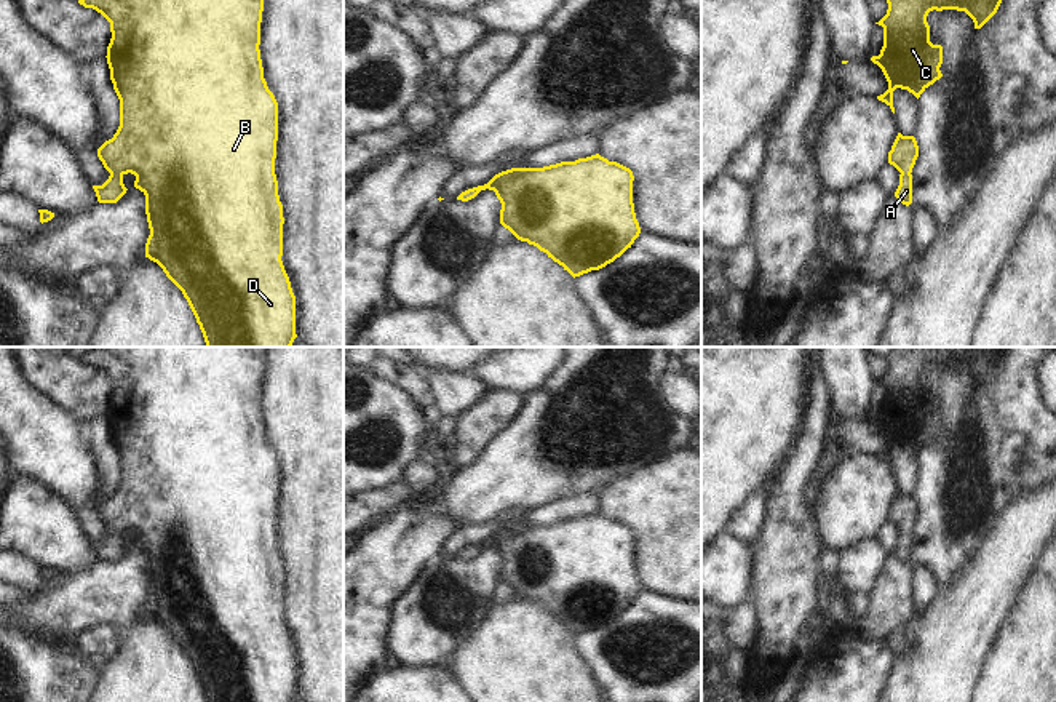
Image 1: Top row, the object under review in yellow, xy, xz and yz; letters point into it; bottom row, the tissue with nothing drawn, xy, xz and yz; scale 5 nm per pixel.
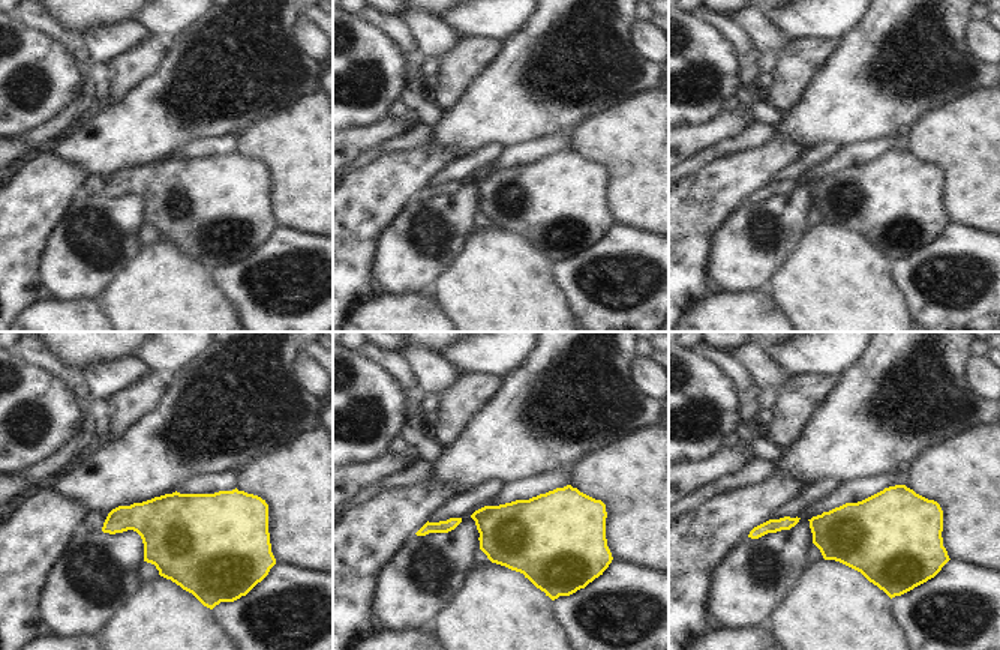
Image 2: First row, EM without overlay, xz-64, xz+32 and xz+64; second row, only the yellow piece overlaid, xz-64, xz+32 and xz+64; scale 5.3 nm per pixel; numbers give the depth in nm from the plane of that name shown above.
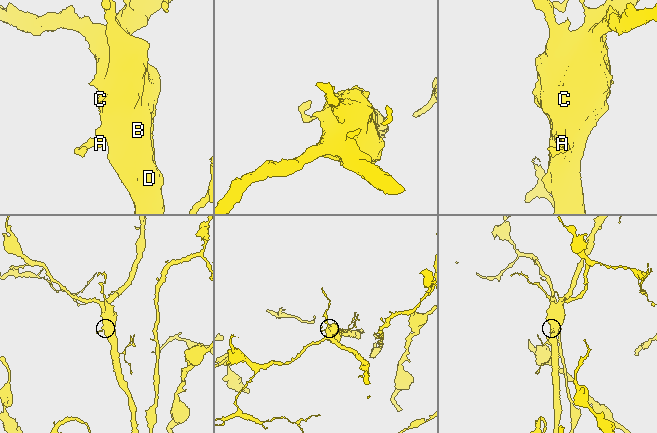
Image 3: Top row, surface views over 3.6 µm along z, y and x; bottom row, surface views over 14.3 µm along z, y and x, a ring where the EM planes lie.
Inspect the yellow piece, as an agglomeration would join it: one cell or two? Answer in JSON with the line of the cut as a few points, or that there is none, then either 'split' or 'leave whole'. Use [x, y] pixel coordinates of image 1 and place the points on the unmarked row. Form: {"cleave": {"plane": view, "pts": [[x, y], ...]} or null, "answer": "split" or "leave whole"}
{"cleave": null, "answer": "leave whole"}

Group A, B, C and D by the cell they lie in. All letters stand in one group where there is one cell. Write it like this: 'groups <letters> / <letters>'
groups A B C D

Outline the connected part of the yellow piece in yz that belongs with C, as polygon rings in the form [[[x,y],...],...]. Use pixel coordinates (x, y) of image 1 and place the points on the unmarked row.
[[[895,347],[887,357],[887,373],[875,382],[883,385],[883,405],[871,419],[877,422],[888,448],[877,454],[891,470],[893,449],[907,448],[917,457],[943,435],[943,405],[930,400],[930,369],[965,369],[981,387],[998,368],[1008,347]]]

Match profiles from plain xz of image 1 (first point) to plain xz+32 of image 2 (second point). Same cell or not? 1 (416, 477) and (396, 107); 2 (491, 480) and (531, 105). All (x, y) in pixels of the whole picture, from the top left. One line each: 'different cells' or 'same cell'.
1: same cell
2: same cell

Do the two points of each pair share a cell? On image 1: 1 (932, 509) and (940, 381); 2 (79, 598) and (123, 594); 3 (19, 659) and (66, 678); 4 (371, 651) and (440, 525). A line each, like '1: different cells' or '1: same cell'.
1: same cell
2: same cell
3: same cell
4: same cell

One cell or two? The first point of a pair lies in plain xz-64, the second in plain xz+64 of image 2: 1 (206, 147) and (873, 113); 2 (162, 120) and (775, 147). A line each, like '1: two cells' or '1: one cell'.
1: two cells
2: two cells

